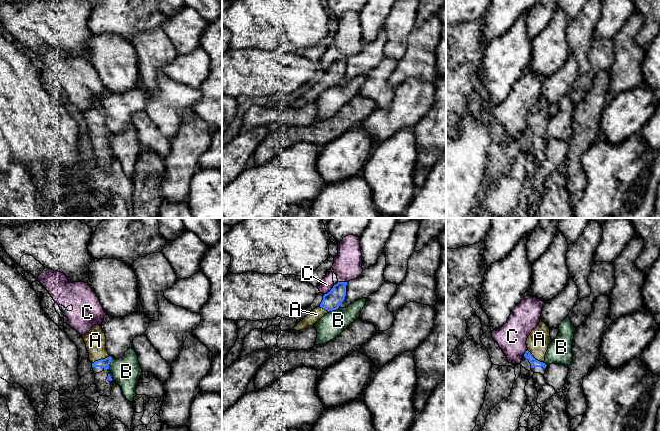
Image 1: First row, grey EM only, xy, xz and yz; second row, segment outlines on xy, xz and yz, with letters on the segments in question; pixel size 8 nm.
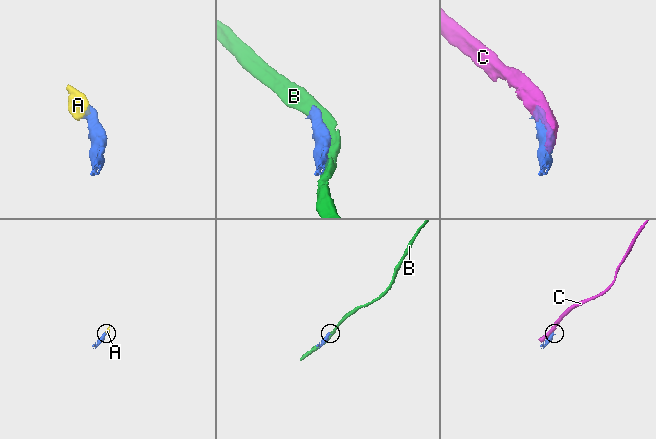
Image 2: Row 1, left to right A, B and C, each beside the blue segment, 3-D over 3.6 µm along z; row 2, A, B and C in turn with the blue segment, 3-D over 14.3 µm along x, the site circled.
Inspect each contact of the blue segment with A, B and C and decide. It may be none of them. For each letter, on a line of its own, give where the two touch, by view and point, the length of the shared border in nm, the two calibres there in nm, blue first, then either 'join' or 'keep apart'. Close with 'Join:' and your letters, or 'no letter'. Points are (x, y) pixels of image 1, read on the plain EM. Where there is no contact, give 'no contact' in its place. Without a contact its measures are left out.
A: meets blue in xy at (101, 135); contact 160 nm long; 80 nm thick on the blue side, 170 nm on the other; join
B: meets blue in xy at (109, 139); contact 90 nm long; 80 nm thick on the blue side, 240 nm on the other; keep apart
C: meets blue in xz at (328, 68); contact 120 nm long; 150 nm thick on the blue side, 110 nm on the other; keep apart
Join: A

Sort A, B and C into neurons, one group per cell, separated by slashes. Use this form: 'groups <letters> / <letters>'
groups A / B / C

